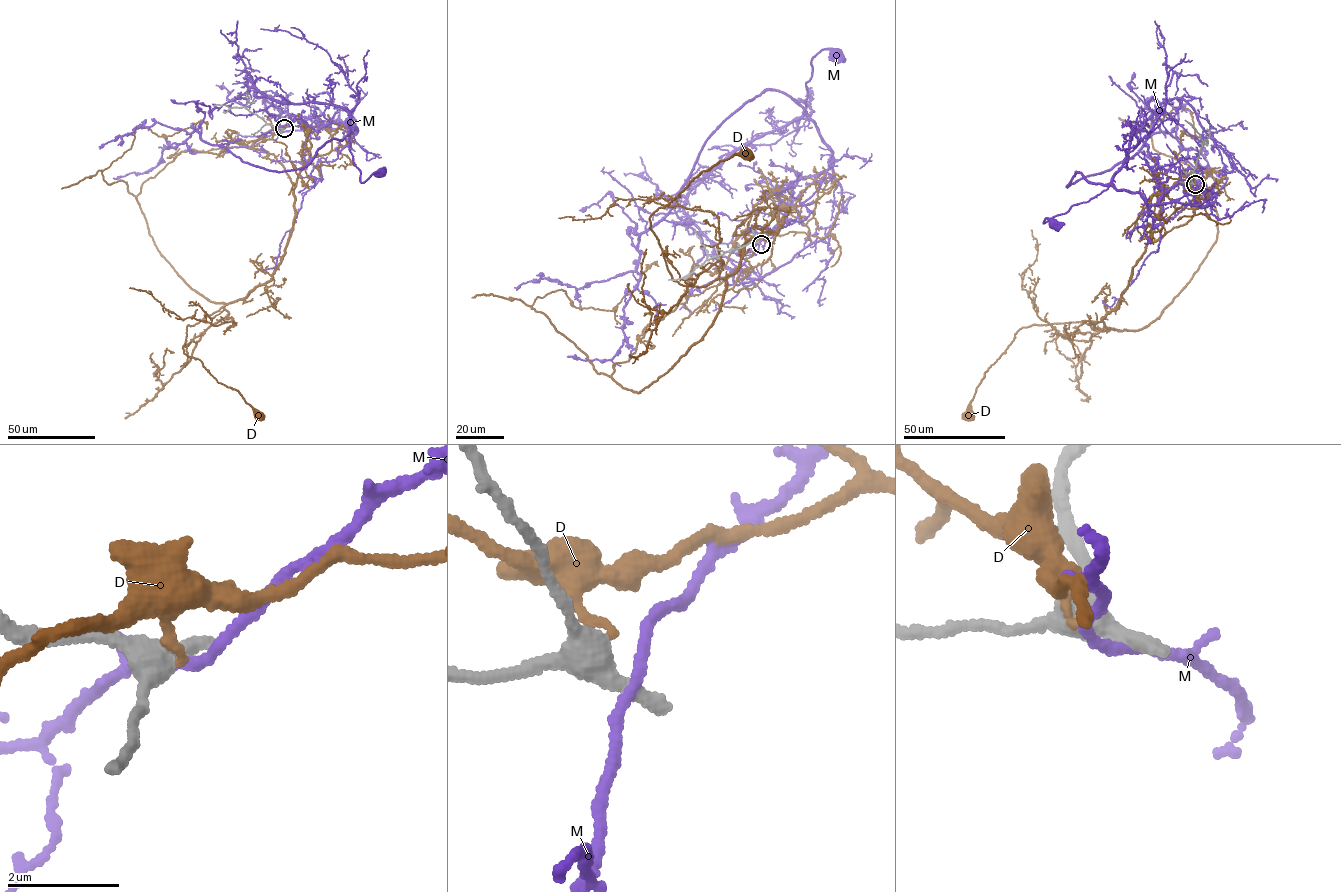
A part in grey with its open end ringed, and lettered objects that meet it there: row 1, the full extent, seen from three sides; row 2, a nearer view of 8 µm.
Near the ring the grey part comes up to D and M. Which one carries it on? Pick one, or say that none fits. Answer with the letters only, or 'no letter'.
no letter

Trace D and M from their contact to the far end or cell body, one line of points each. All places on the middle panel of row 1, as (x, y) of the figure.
D: (758, 241), (693, 264), (617, 383), (713, 322), (725, 280), (675, 281), (649, 217), (745, 153)
M: (759, 243), (789, 205), (832, 163), (831, 151), (806, 113), (805, 103), (811, 60), (823, 49), (836, 54)

